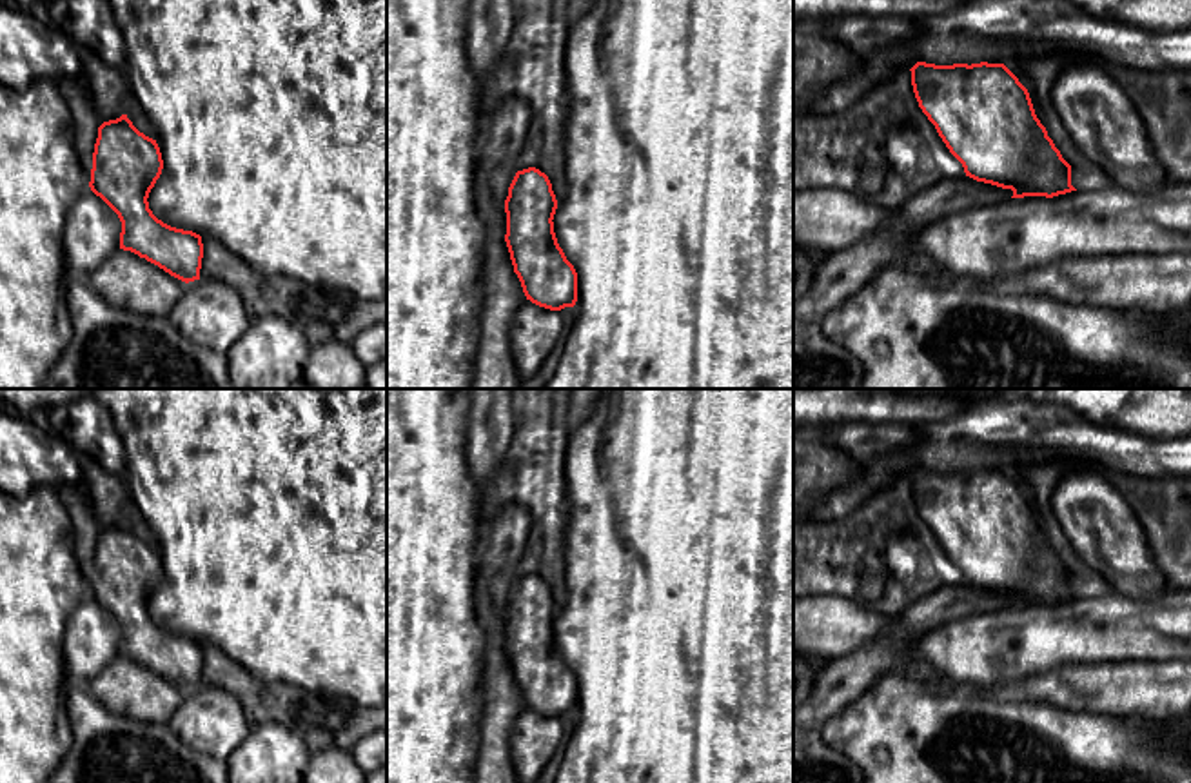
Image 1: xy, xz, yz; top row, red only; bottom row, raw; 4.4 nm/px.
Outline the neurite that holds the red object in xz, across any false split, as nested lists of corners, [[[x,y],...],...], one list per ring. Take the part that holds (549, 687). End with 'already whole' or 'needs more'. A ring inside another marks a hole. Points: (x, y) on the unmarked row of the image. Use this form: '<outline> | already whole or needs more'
[[[517,578],[505,607],[507,641],[514,679],[527,707],[561,718],[577,709],[577,679],[554,639],[557,607],[545,580]]] | already whole

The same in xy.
[[[127,521],[103,529],[93,560],[91,598],[100,603],[120,625],[120,656],[158,672],[171,683],[189,690],[200,687],[203,650],[192,638],[171,634],[158,627],[149,616],[149,600],[163,576],[163,567],[156,547],[140,540]]] | already whole

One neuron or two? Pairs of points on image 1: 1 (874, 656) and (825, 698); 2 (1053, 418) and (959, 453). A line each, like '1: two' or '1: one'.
1: one
2: one

